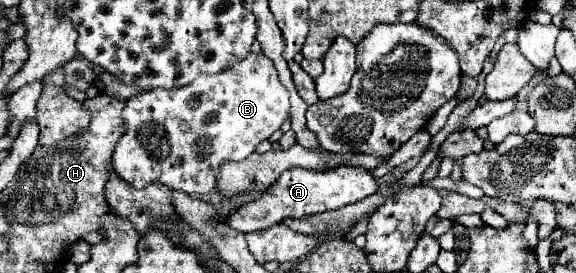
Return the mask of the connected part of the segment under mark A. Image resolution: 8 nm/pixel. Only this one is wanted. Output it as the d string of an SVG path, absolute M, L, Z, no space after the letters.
M341 166L341 168L333 168L333 170L325 170L325 172L291 168L291 170L283 172L279 176L279 180L271 186L271 190L267 190L261 198L235 210L227 218L227 222L231 228L235 228L243 234L257 232L257 230L271 228L273 224L277 224L283 218L301 218L301 216L309 216L309 214L319 214L319 212L343 208L347 204L359 202L359 200L375 194L377 190L379 190L377 178L369 170L363 170L361 166L359 168Z

